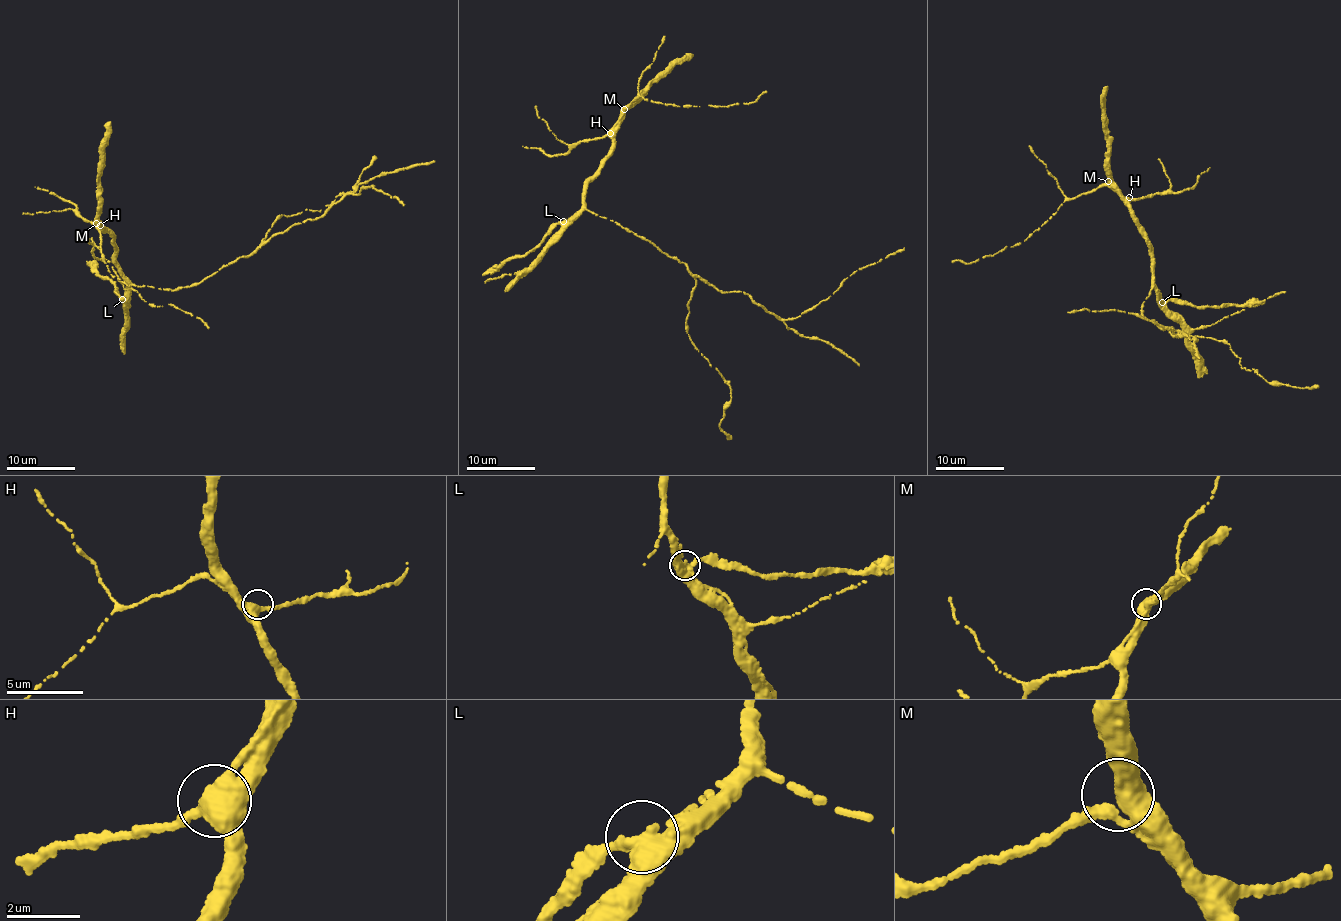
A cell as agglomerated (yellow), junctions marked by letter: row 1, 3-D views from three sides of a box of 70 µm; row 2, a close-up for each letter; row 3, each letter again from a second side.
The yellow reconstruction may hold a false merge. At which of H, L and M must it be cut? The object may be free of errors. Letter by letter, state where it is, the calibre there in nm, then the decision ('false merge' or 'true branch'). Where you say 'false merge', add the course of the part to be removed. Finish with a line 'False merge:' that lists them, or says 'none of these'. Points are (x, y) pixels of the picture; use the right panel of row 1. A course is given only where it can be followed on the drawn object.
H: (1129, 197) | 360 nm | true branch
L: (1162, 302) | 400 nm | false merge | (1162, 302), (1170, 300), (1206, 307), (1265, 302)
M: (1108, 181) | 400 nm | true branch
False merge: L

